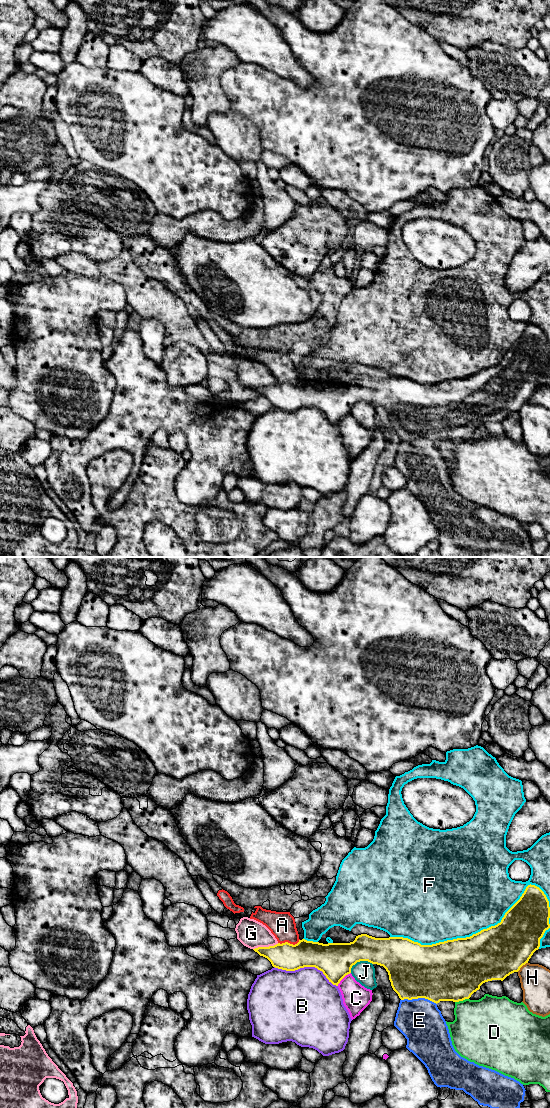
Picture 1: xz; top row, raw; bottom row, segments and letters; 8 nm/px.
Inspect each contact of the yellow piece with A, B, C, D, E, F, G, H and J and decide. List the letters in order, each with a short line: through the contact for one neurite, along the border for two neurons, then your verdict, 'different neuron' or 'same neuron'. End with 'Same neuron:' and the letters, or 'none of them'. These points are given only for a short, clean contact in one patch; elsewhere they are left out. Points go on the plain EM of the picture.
A: line xz (299, 379), (294, 384), (278, 382); different neuron
B: different neuron
C: different neuron
D: different neuron
E: different neuron
F: different neuron
G: line xz (278, 383), (272, 386), (258, 386), (253, 389); different neuron
H: line xz (527, 402), (517, 411); different neuron
J: line xz (372, 403), (357, 401), (352, 406), (350, 412); different neuron
Same neuron: none of them

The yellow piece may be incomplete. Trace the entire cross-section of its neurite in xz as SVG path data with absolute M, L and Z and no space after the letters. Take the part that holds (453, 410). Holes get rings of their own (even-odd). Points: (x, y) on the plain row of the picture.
M530 324L500 363L466 378L421 385L403 377L375 378L361 374L350 383L323 384L302 379L295 385L285 382L253 390L278 409L295 411L315 407L336 426L351 413L353 405L368 401L386 409L391 426L401 440L425 438L436 444L440 441L459 442L469 439L483 423L503 421L528 403L539 389L545 371L550 368L549 358L550 347L546 335L539 327Z

